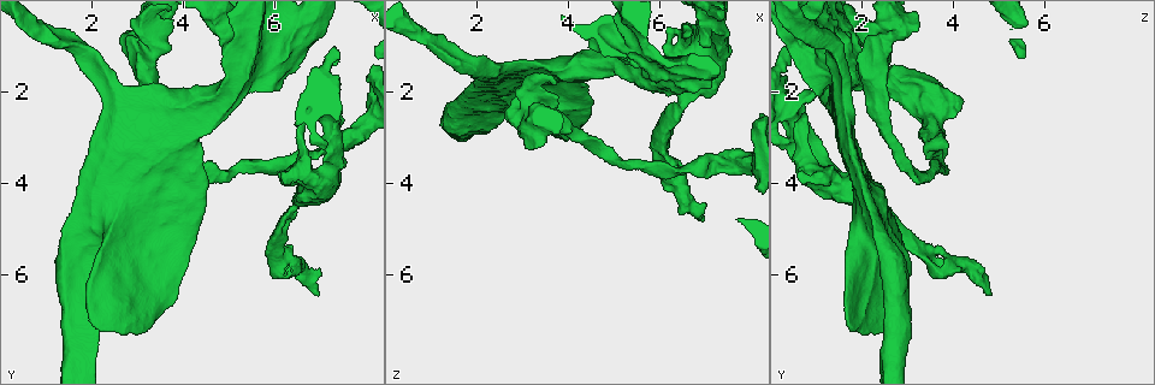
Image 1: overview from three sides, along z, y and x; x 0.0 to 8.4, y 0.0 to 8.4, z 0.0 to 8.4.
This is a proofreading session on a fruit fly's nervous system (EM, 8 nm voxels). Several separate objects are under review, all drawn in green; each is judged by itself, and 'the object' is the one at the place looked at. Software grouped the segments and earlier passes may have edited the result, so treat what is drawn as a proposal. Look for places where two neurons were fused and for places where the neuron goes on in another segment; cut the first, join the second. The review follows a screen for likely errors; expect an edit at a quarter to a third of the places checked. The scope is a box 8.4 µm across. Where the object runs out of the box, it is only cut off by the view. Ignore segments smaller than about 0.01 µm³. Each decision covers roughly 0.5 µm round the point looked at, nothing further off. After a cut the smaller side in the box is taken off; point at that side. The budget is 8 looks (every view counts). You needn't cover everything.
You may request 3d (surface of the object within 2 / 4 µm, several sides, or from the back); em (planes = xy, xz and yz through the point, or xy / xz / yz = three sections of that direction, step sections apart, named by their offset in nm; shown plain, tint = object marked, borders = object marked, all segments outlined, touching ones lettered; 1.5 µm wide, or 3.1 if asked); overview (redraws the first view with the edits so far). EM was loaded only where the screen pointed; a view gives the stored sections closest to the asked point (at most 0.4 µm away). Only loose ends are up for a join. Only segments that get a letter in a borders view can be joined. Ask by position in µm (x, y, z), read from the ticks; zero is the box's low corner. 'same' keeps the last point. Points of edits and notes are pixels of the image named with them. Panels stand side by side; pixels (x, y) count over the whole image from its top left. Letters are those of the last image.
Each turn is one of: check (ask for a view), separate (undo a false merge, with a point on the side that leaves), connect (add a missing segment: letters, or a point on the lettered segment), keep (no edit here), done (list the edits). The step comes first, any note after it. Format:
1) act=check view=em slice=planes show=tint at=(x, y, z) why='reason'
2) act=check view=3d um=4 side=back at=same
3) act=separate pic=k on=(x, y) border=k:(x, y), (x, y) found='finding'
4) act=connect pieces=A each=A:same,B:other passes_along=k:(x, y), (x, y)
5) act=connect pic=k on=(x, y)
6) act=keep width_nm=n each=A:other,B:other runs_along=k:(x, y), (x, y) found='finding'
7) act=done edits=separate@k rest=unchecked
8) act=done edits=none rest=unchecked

act=check view=em slice=xz step=4 show=borders at=(6.05, 5.50, 3.30) why='arms run side by side'

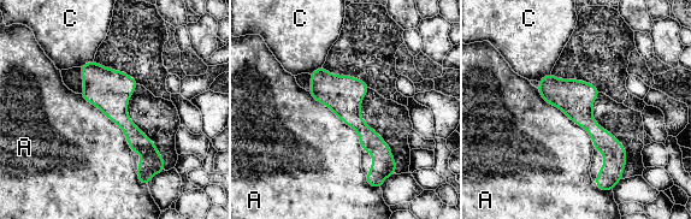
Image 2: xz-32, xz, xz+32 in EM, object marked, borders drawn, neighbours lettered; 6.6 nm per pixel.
act=keep each=A:other,C:other border=2:(537, 87), (590, 135), (595, 148) found='one neuron here'

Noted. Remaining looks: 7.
act=check view=em slice=xy step=8 show=tint at=(6.20, 4.00, 0.75) why='an open end'

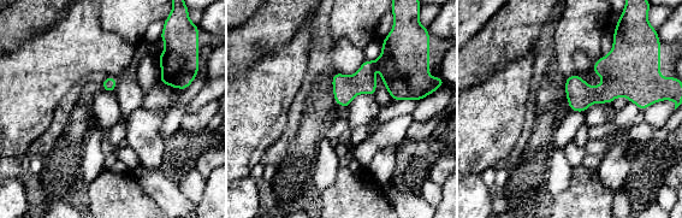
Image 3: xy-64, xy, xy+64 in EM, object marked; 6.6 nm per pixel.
act=check view=em slice=planes show=tint at=same

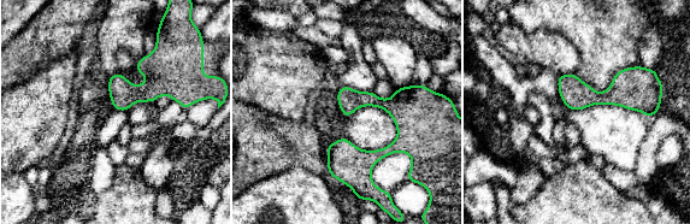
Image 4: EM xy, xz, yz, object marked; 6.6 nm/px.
act=check view=em slice=planes show=borders at=same why='what lies round it'

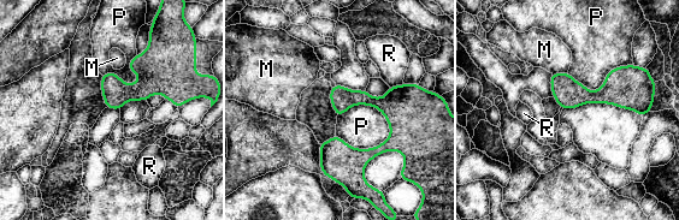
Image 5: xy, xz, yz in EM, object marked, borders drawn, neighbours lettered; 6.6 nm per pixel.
act=keep each=M:other,P:other,R:other runs_along=5:(406, 102), (384, 147), (324, 170) found='none of them fits'

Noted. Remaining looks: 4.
act=check view=em slice=xy step=4 show=borders at=(1.70, 4.55, 2.25) why='thin neck'

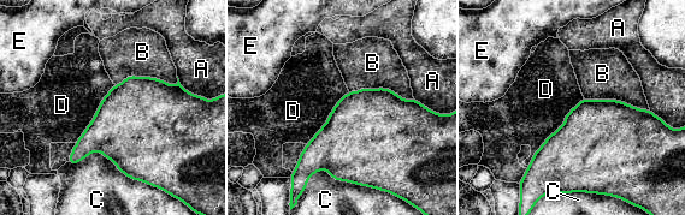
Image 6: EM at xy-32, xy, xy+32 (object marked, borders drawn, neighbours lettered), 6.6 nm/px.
act=keep each=A:other,B:other,C:other,D:other,E:other border=6:(583, 96), (527, 166) found='all the same neuron'

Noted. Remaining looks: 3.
act=done edits=none rest=unchecked

